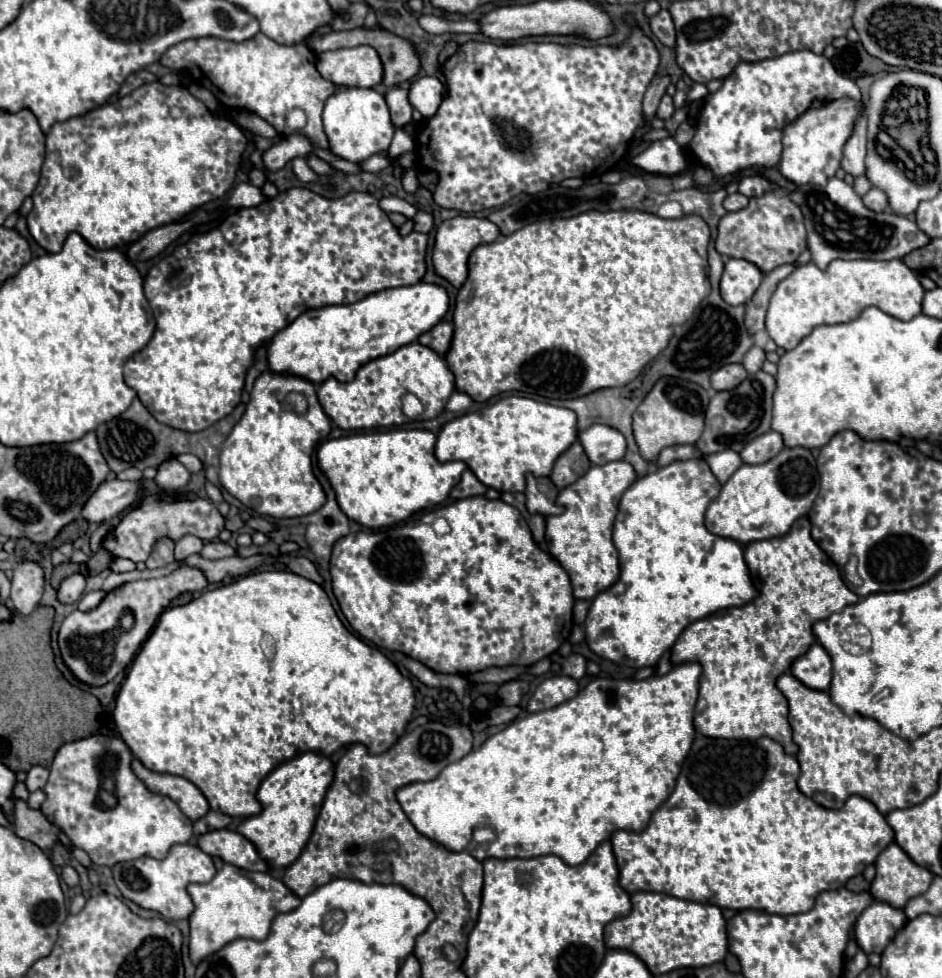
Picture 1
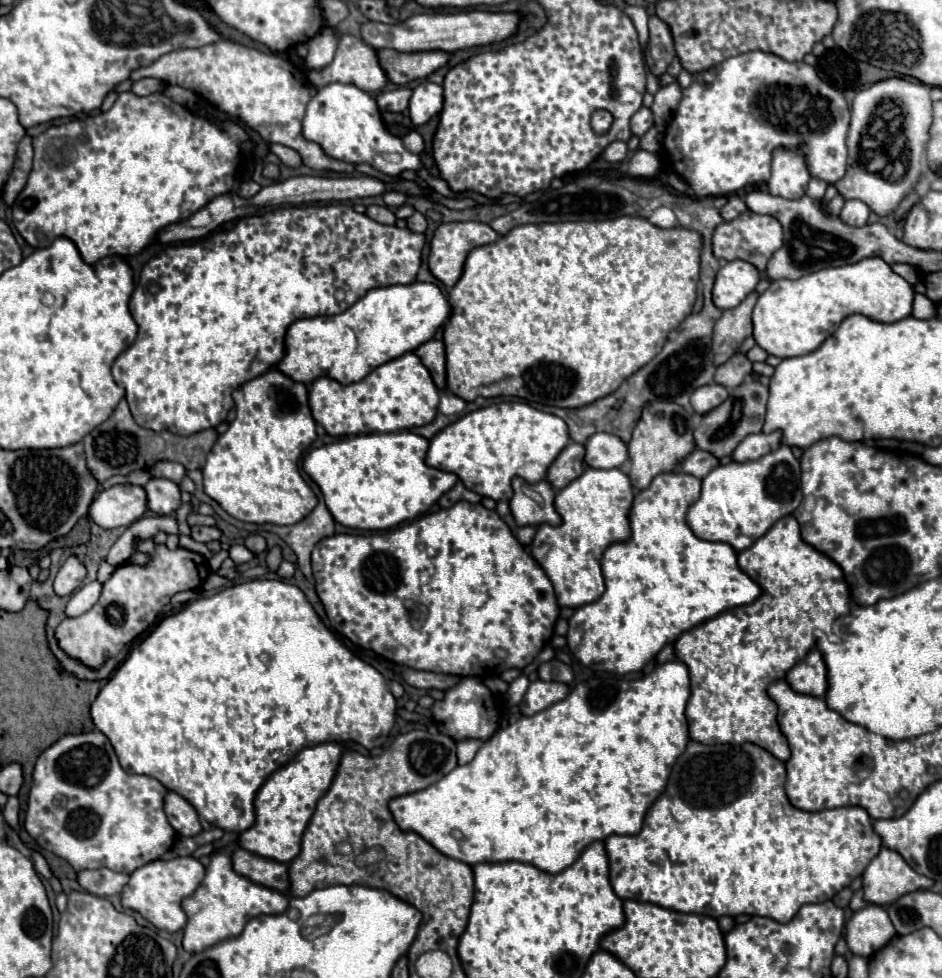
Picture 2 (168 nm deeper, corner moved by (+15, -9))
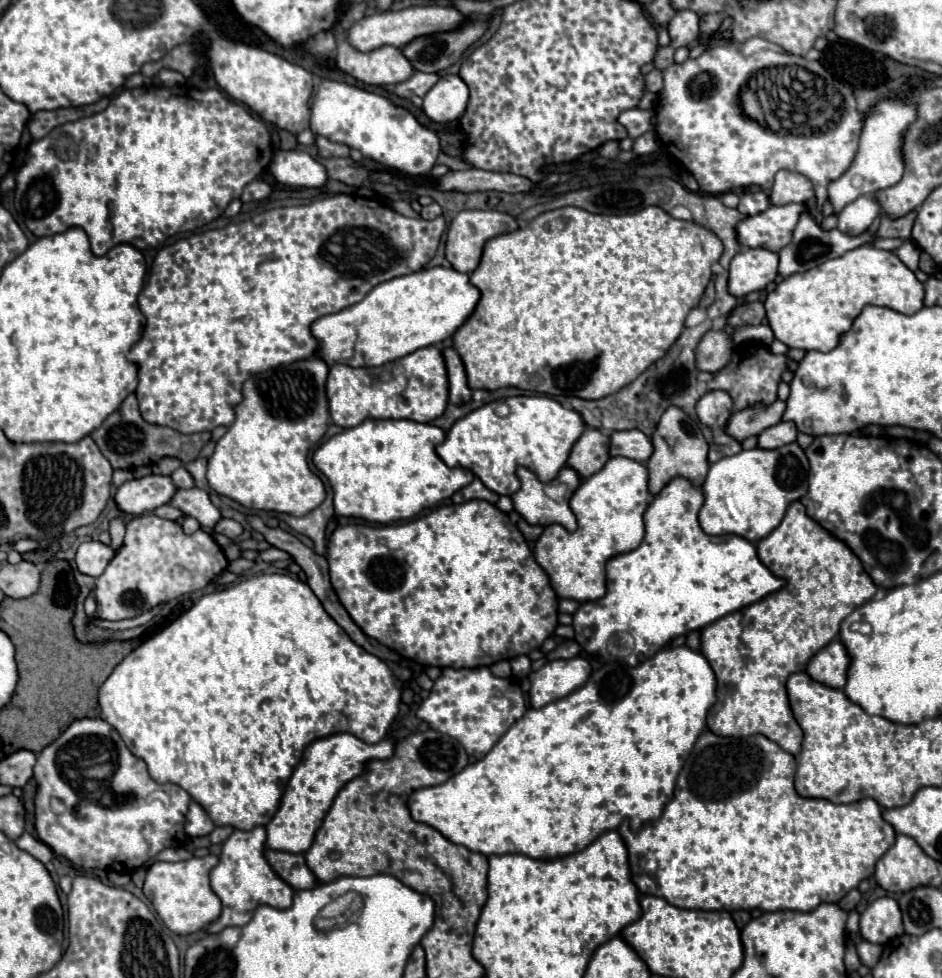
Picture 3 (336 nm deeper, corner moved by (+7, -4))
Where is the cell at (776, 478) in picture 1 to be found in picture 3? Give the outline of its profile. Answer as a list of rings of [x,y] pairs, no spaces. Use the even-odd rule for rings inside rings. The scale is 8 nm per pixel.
[[[798,443],[780,449],[744,449],[732,457],[722,457],[710,465],[702,485],[704,505],[700,525],[708,535],[740,535],[760,541],[780,525],[790,503],[808,493],[808,459]]]

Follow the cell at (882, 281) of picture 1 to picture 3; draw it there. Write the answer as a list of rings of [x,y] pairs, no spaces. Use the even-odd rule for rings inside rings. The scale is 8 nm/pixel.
[[[862,245],[810,271],[790,275],[766,297],[764,307],[778,341],[804,351],[832,351],[840,343],[840,335],[850,331],[864,305],[890,307],[898,313],[912,315],[924,307],[922,301],[922,283],[896,253]]]

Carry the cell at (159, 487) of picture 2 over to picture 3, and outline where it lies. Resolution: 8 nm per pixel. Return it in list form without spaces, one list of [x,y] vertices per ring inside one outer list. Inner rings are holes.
[[[192,487],[192,489],[178,489],[174,499],[170,501],[170,505],[178,507],[184,515],[198,519],[198,523],[202,527],[210,527],[214,529],[216,521],[220,521],[220,509],[216,509],[210,499],[208,493],[204,489]]]

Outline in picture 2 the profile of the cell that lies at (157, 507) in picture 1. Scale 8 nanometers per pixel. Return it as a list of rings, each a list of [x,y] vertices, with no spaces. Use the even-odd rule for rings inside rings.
[[[190,526],[190,536],[196,540],[196,542],[212,542],[212,540],[218,540],[220,538],[220,530],[218,528],[212,528],[212,526]]]

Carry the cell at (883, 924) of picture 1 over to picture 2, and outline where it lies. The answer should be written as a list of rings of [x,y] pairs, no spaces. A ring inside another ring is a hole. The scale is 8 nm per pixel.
[[[868,904],[852,914],[846,922],[846,944],[856,956],[872,956],[896,936],[888,912],[880,906]]]

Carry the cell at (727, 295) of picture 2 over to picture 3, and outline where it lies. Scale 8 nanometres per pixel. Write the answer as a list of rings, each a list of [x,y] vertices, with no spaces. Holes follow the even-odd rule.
[[[742,249],[730,263],[728,291],[734,297],[744,297],[764,289],[778,275],[778,253],[768,249]]]

